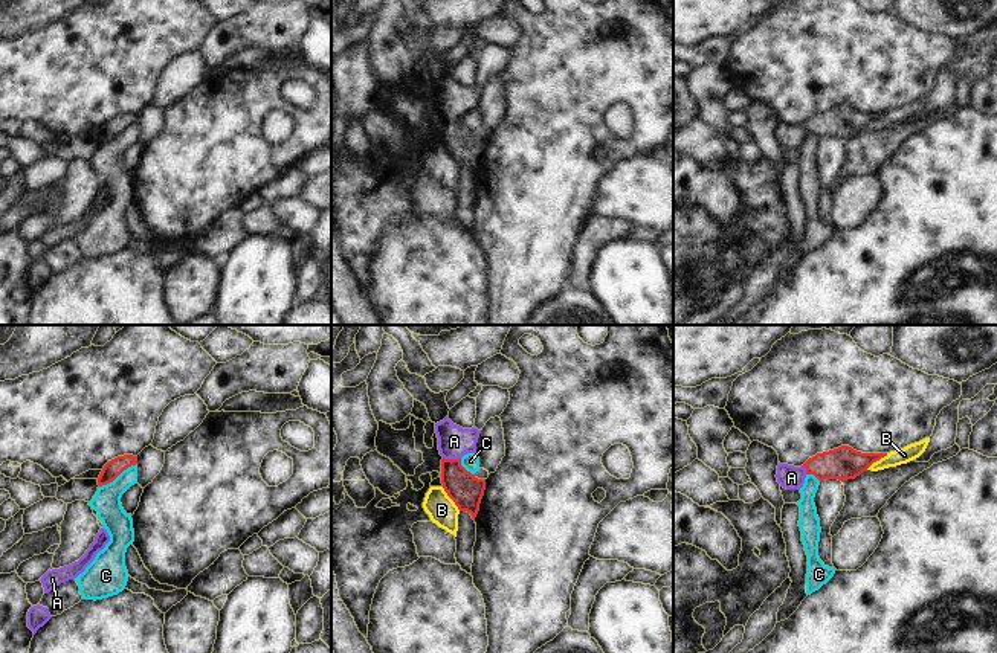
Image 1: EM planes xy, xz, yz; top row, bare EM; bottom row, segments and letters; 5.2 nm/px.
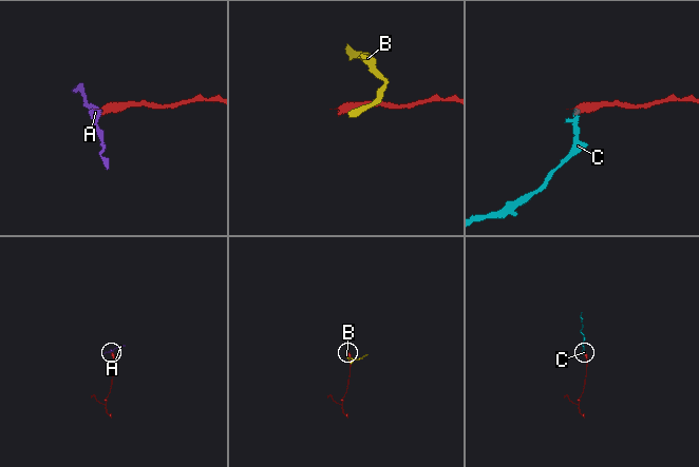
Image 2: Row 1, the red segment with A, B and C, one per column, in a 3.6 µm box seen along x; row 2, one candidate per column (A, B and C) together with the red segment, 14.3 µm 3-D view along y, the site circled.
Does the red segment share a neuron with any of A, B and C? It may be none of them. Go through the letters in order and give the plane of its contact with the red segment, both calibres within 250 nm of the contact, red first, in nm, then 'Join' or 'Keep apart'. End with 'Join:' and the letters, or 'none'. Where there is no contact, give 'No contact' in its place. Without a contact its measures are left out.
A: Touches red in xz. Thickness 170 nm (red) against 170 nm. Join
B: Touches red in xz. Thickness 170 nm (red) against 150 nm. Keep apart
C: Touches red in xy. Thickness 90 nm (red) against 140 nm. Keep apart
Join: A

